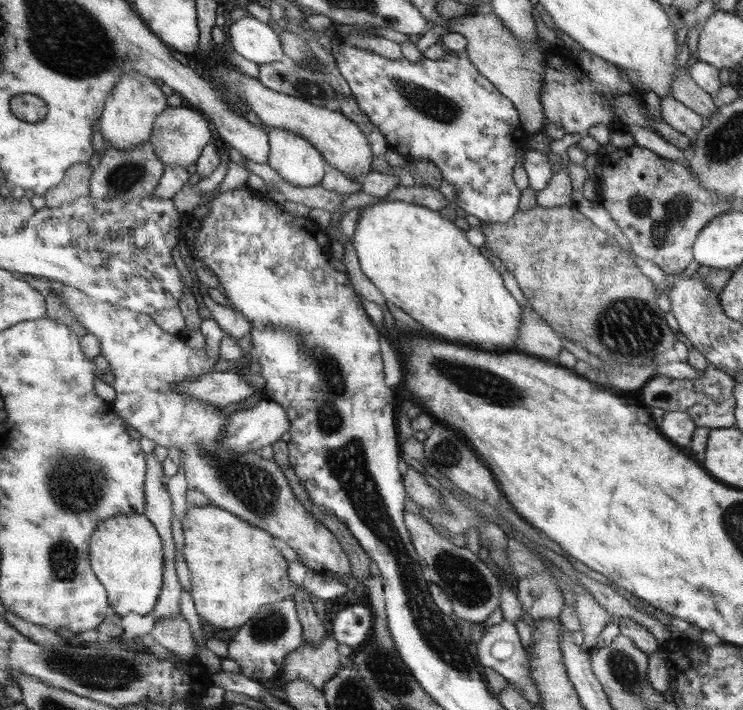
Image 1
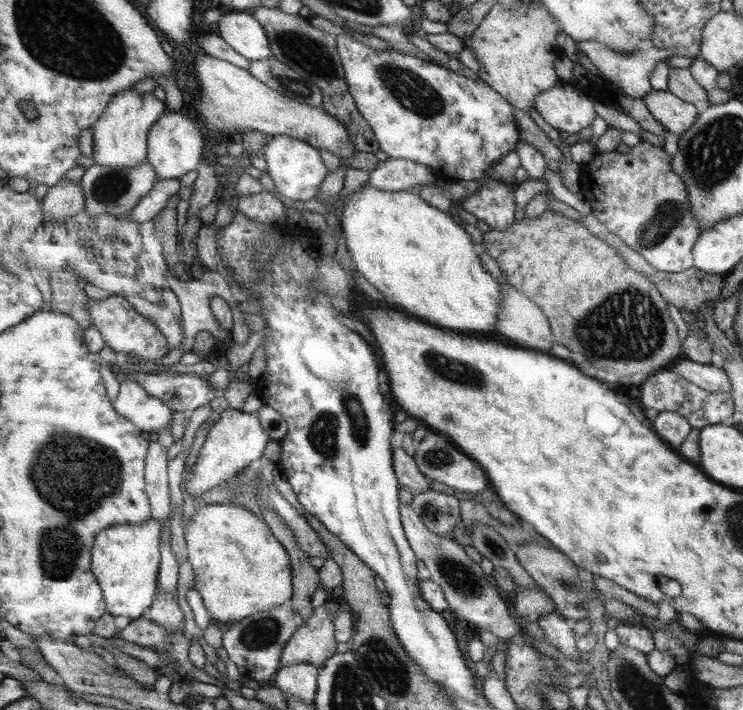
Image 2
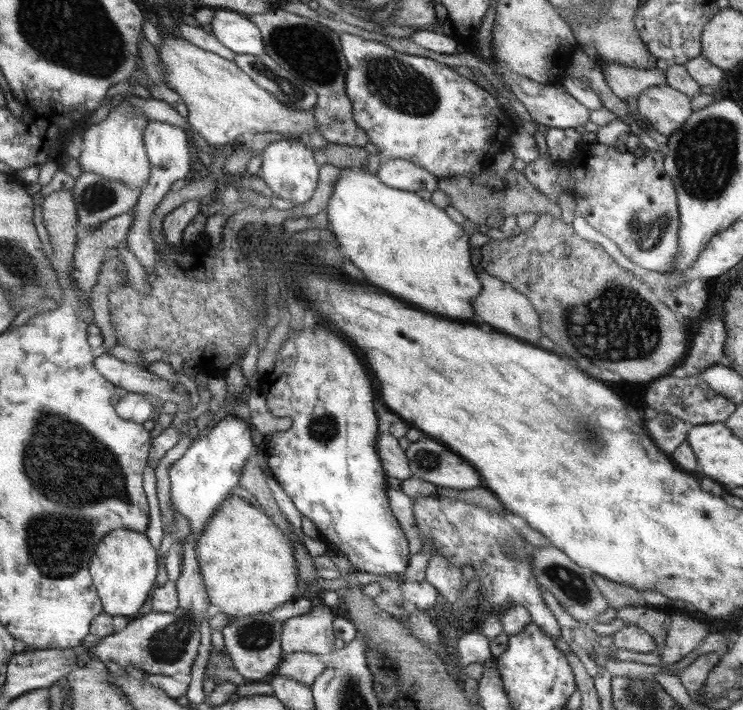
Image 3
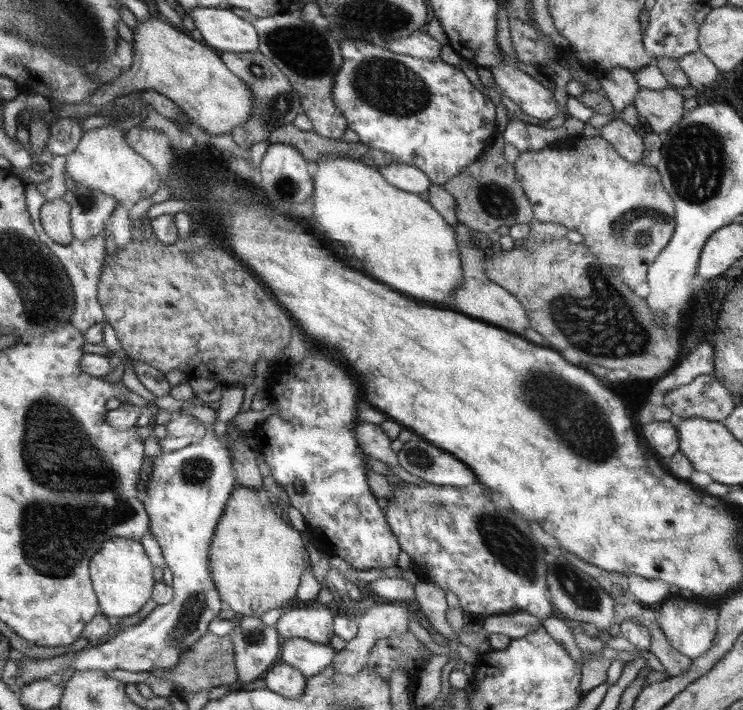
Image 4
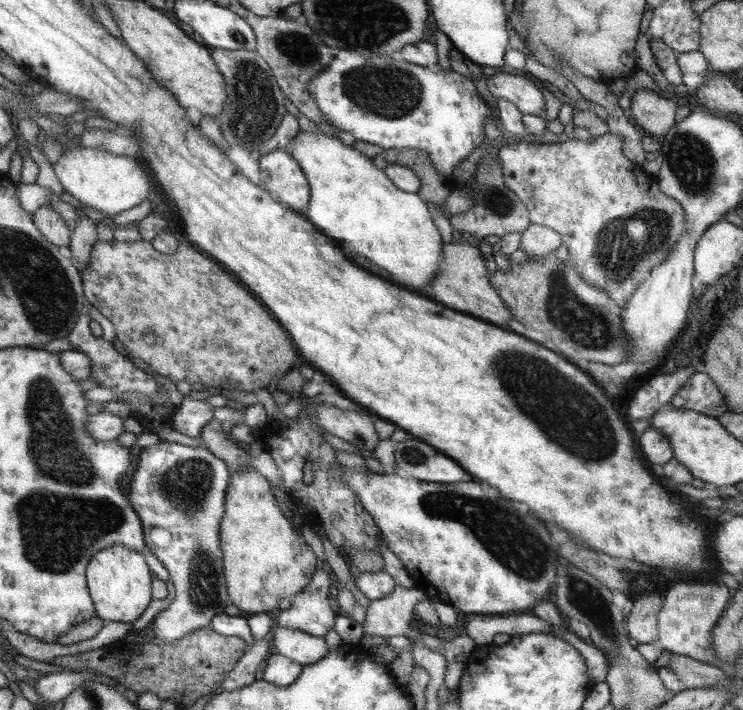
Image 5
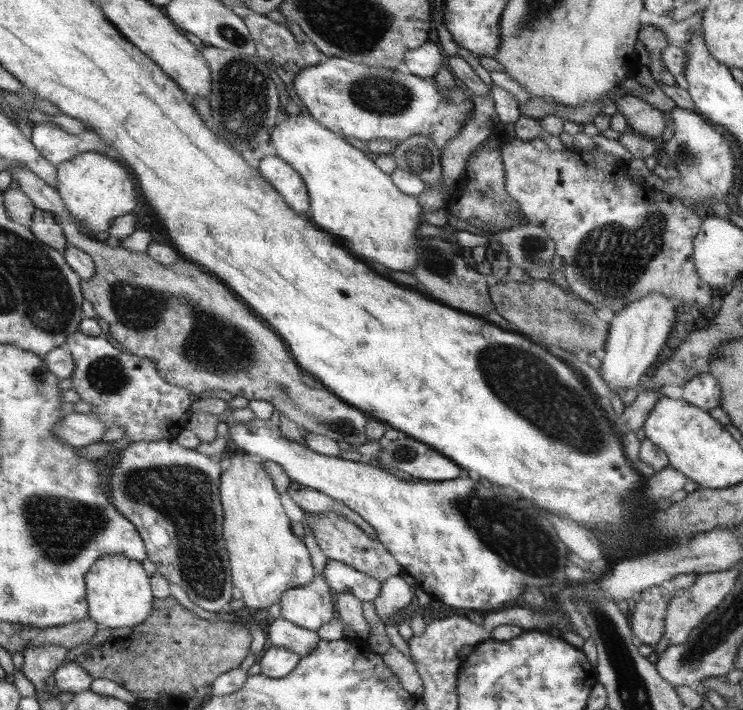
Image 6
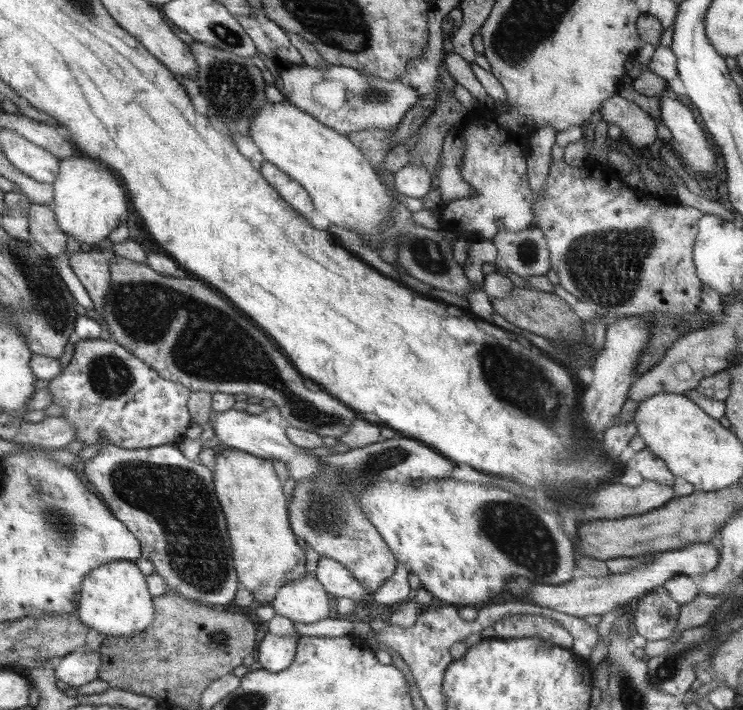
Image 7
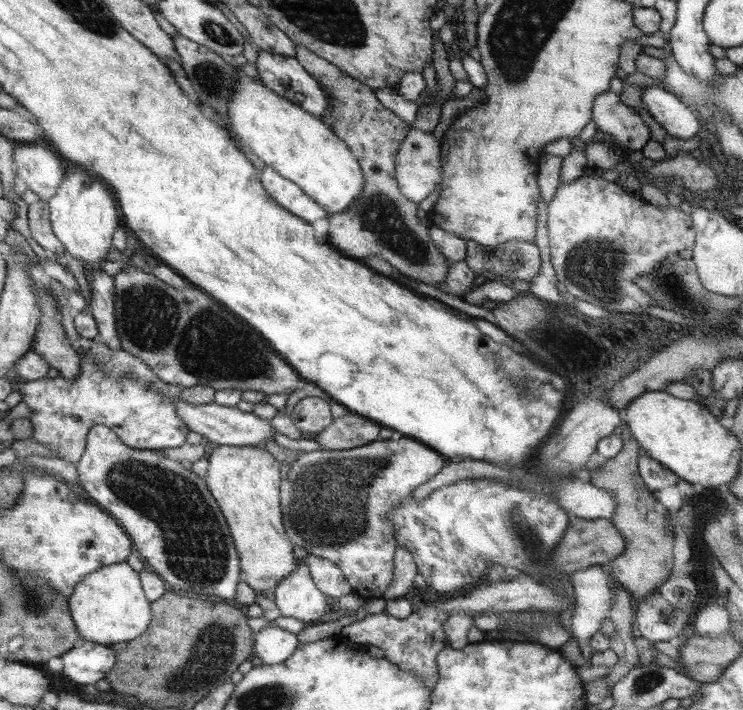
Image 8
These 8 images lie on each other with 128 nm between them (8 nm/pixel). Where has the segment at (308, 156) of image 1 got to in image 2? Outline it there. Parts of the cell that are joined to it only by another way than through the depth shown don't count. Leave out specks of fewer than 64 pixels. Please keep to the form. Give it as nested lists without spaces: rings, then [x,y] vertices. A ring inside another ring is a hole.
[[[284,135],[269,137],[269,142],[263,149],[267,163],[266,170],[272,181],[274,181],[278,193],[295,201],[316,198],[321,184],[329,175],[328,167],[322,161],[318,149],[313,148],[306,141]]]

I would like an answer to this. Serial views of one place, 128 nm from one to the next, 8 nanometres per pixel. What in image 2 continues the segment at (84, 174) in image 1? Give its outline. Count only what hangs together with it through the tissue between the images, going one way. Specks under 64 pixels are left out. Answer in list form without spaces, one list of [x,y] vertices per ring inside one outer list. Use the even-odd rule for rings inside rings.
[[[62,180],[57,186],[50,187],[42,199],[46,221],[70,219],[84,209],[84,190],[81,182]]]

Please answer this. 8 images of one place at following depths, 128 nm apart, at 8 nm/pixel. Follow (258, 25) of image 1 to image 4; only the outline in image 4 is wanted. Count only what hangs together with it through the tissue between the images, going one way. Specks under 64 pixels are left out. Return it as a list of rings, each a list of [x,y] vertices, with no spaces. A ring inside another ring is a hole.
[[[194,8],[188,9],[197,28],[197,36],[211,47],[226,52],[256,52],[261,37],[257,27],[232,9]]]

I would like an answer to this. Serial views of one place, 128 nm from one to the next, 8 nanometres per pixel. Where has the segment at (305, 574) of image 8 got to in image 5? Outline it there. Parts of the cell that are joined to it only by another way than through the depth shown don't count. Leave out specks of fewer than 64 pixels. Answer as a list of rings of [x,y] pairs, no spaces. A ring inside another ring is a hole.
[[[321,566],[306,591],[292,598],[292,607],[278,614],[278,625],[326,637],[332,631],[332,626],[335,626],[336,618],[336,612],[332,612],[328,604],[330,584],[330,574]]]

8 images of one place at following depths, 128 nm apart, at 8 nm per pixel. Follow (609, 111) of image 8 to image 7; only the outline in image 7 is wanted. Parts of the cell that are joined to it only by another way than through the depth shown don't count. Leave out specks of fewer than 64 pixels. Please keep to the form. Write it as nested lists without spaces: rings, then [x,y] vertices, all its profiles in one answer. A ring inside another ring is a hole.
[[[619,94],[602,103],[600,110],[601,118],[609,124],[618,125],[622,129],[622,136],[635,149],[638,146],[652,145],[652,142],[659,138],[654,118],[644,112],[637,103],[622,98]]]

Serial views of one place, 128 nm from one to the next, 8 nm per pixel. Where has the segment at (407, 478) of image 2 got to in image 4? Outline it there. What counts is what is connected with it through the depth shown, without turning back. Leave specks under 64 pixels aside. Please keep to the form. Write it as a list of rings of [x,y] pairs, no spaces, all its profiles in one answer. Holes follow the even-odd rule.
[[[359,421],[354,426],[354,433],[356,433],[358,444],[366,455],[372,456],[388,466],[399,465],[398,452],[394,452],[392,449],[393,439],[380,425]]]

